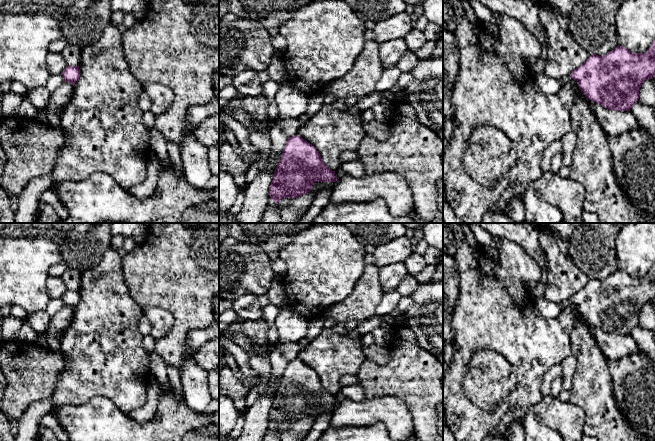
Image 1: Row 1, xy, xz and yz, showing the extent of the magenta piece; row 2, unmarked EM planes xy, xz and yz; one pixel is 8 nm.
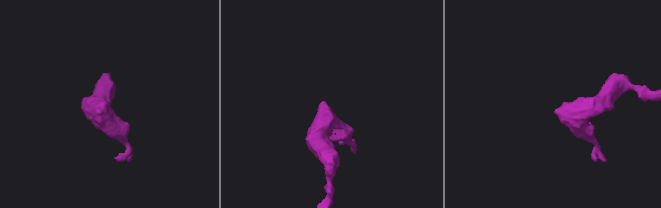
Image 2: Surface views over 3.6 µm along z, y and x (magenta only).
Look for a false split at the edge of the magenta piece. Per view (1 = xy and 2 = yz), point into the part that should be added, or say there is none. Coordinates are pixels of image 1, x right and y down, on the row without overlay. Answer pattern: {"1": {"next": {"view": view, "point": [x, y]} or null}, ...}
{"1": {"next": null}, "2": {"next": null}}

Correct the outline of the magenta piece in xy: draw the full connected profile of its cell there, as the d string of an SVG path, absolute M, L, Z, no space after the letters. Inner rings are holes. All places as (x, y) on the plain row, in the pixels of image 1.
M67 289L67 291L61 297L65 306L71 307L73 310L80 301L79 290L73 291Z

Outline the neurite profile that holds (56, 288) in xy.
M49 277L47 279L47 293L50 299L61 298L66 291L67 287L61 277Z

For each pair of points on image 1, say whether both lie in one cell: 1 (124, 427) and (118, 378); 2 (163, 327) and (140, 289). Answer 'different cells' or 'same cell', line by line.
1: different cells
2: different cells

